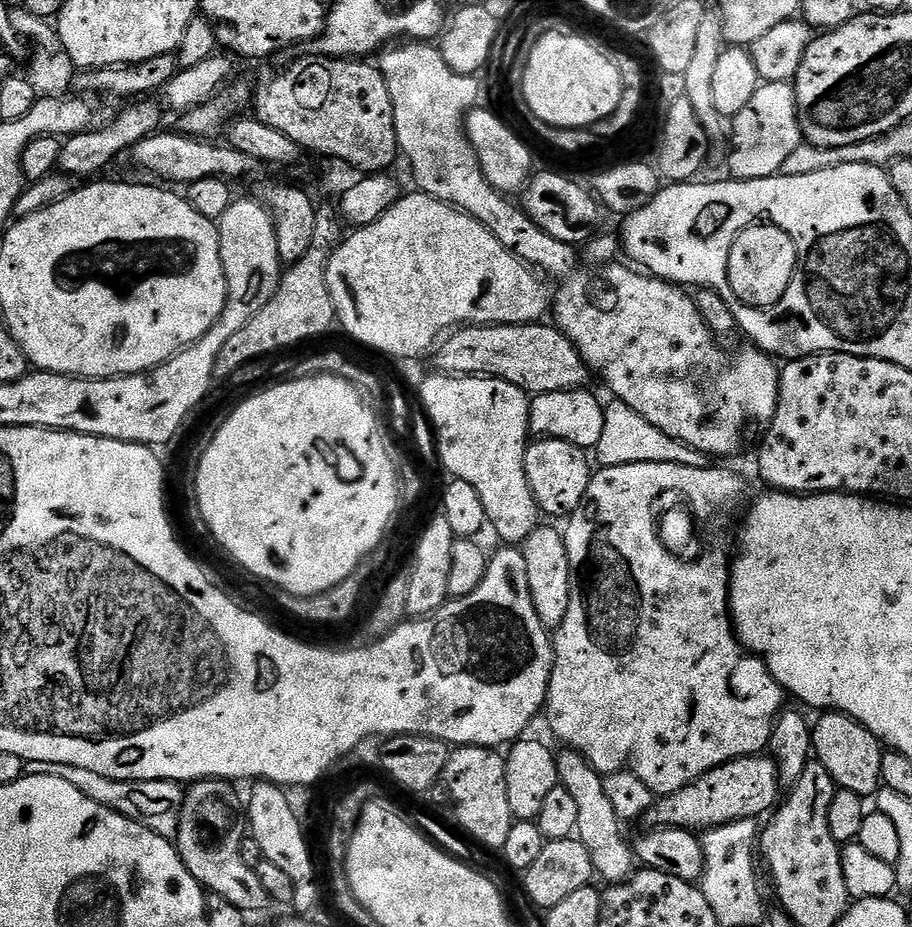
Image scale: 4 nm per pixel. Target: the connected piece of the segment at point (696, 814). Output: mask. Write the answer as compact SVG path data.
M771 755L743 756L699 776L693 784L687 784L674 794L659 797L651 805L653 808L648 812L647 823L689 830L721 828L723 824L733 824L736 820L756 820L763 812L771 813L781 796L780 775Z

